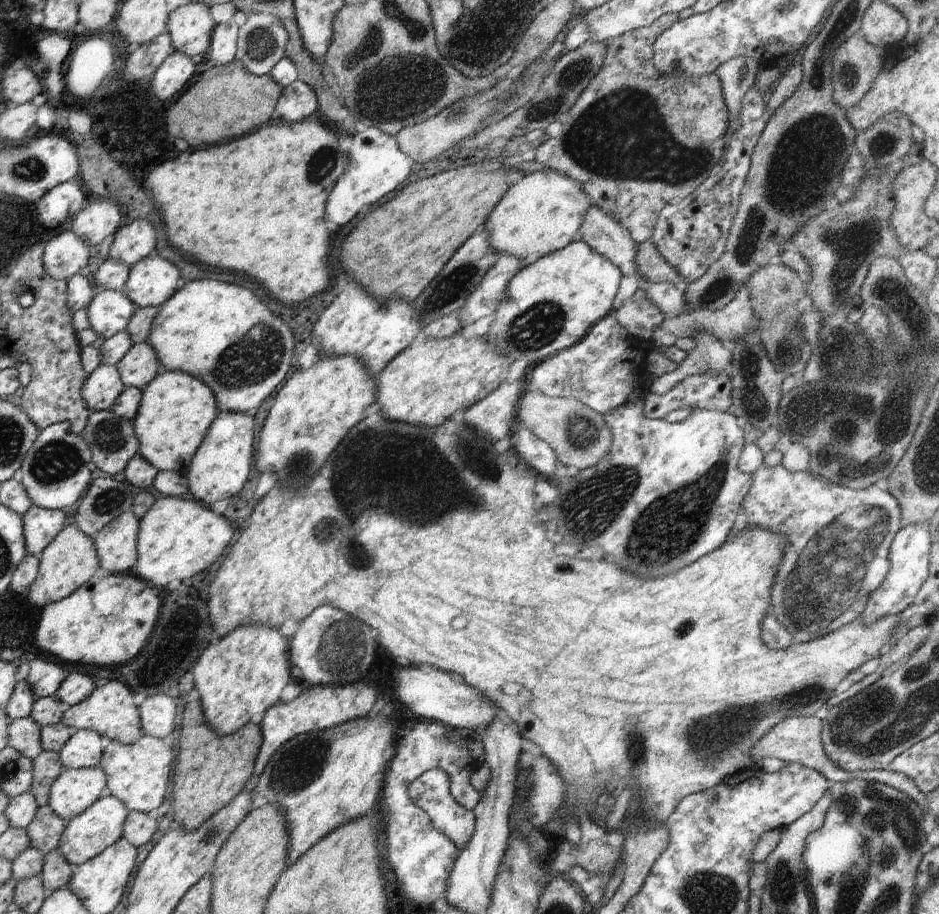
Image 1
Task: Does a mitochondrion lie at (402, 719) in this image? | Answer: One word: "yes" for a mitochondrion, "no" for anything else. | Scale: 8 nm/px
no

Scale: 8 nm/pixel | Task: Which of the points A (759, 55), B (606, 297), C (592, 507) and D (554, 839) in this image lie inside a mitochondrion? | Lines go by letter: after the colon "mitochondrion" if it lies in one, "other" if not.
A: other
B: other
C: mitochondrion
D: other

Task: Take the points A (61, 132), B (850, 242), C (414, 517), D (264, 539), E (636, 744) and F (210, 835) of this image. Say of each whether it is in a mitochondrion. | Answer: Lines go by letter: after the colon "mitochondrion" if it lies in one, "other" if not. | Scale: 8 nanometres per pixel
A: other
B: mitochondrion
C: mitochondrion
D: other
E: mitochondrion
F: mitochondrion

